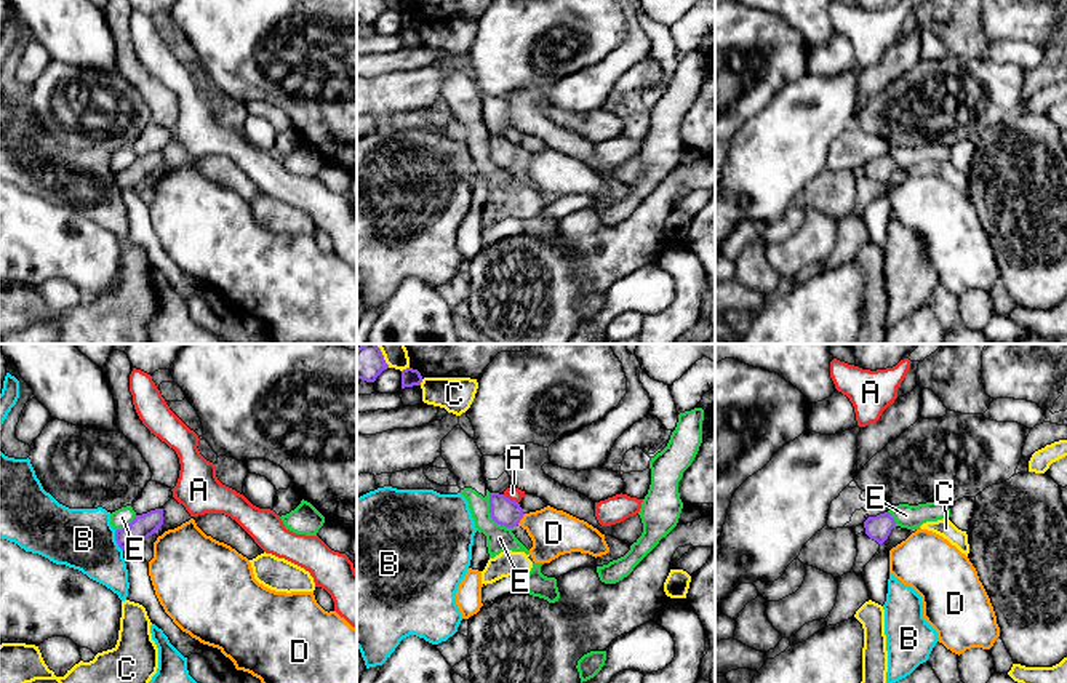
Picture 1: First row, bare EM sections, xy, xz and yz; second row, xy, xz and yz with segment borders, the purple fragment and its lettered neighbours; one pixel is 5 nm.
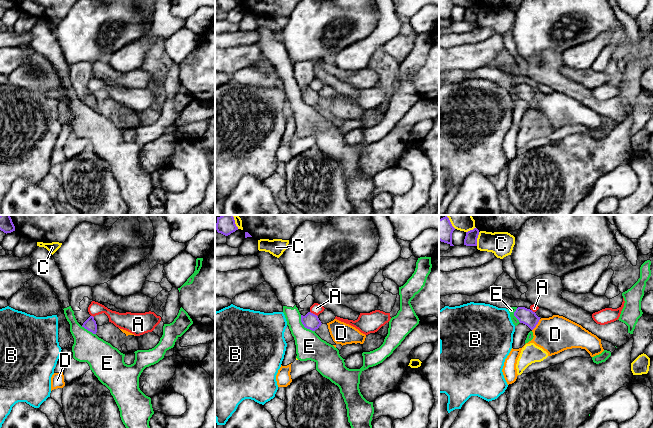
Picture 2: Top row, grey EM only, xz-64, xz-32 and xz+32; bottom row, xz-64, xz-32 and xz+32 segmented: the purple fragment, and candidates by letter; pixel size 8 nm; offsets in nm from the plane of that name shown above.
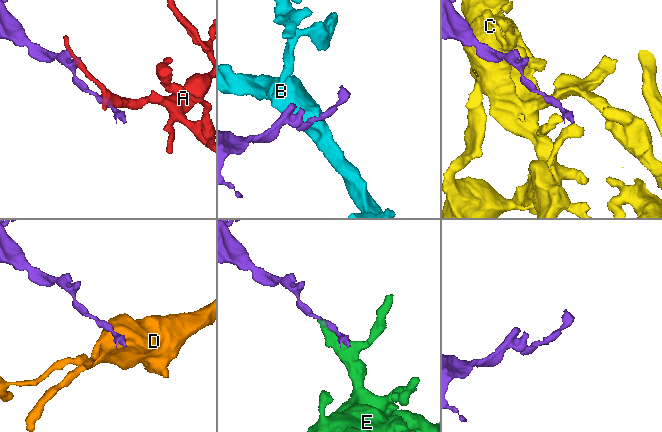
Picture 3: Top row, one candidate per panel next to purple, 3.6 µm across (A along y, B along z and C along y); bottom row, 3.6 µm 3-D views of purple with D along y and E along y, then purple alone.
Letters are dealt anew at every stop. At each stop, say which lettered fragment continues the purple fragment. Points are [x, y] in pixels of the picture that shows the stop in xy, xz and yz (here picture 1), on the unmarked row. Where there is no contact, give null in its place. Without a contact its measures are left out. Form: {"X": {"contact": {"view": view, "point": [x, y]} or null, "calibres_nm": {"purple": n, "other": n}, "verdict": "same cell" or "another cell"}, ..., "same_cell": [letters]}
{"A": {"contact": {"view": "xz", "point": [509, 141]}, "calibres_nm": {"purple": 140, "other": 70}, "verdict": "another cell"}, "B": {"contact": {"view": "xy", "point": [115, 181]}, "calibres_nm": {"purple": 120, "other": 300}, "verdict": "another cell"}, "C": {"contact": {"view": "xz", "point": [421, 23]}, "calibres_nm": {"purple": 90, "other": 180}, "verdict": "another cell"}, "D": {"contact": {"view": "xz", "point": [522, 159]}, "calibres_nm": {"purple": 140, "other": 240}, "verdict": "another cell"}, "E": {"contact": {"view": "xz", "point": [491, 157]}, "calibres_nm": {"purple": 140, "other": 130}, "verdict": "another cell"}, "same_cell": []}

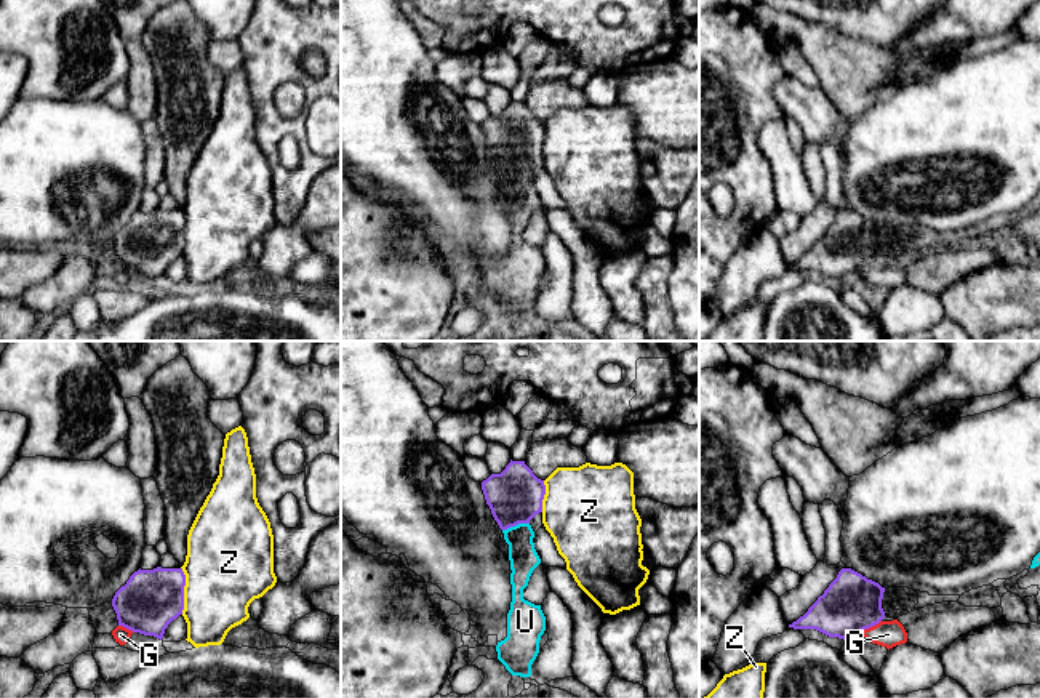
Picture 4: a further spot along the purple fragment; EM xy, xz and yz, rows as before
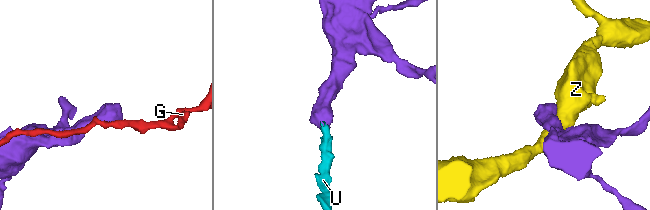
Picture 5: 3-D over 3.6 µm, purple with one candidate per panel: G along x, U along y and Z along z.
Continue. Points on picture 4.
{"G": {"contact": {"view": "yz", "point": [869, 268]}, "calibres_nm": {"purple": 280, "other": 130}, "verdict": "another cell"}, "U": {"contact": {"view": "xz", "point": [516, 165]}, "calibres_nm": {"purple": 280, "other": 140}, "verdict": "same cell"}, "Z": {"contact": {"view": "xy", "point": [183, 232]}, "calibres_nm": {"purple": 300, "other": 420}, "verdict": "another cell"}, "same_cell": ["U"]}

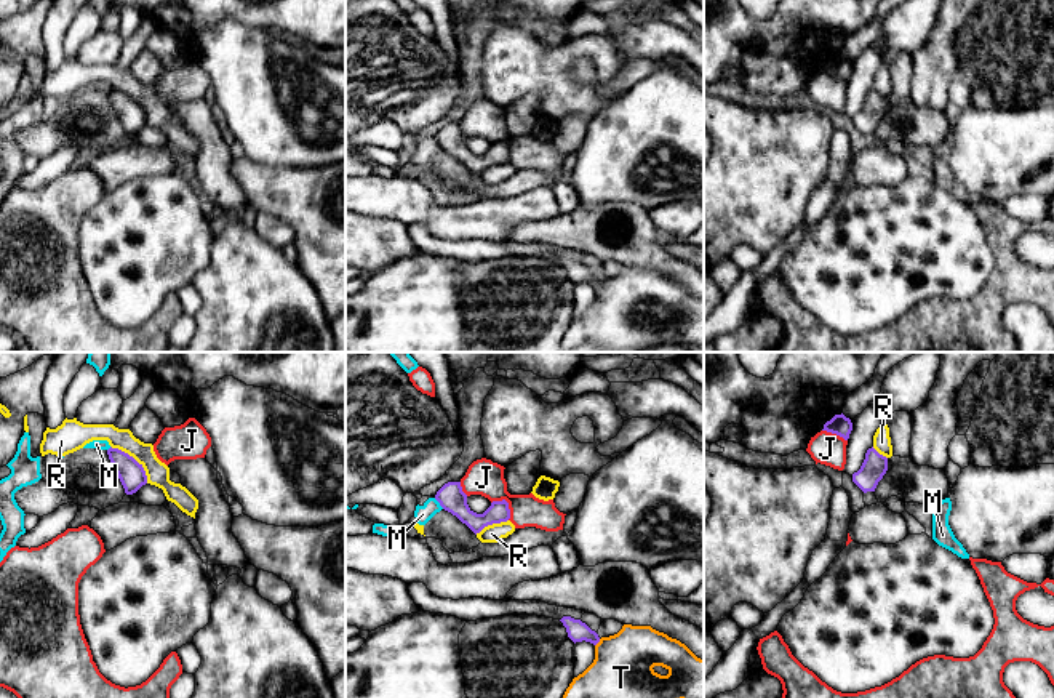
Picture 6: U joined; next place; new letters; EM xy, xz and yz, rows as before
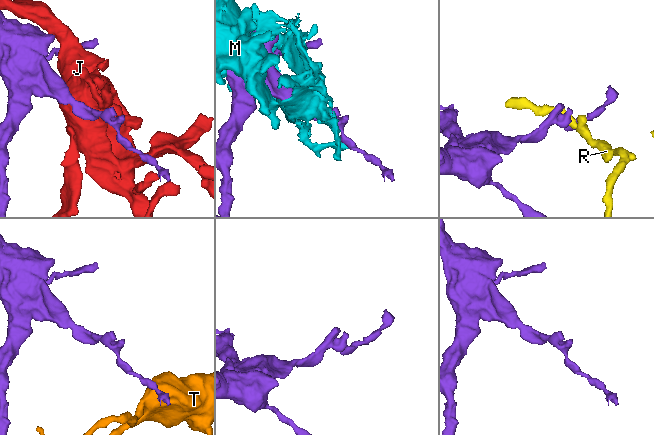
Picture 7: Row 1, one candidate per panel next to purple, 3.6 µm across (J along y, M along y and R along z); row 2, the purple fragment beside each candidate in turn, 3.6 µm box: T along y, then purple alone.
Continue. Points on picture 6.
{"J": {"contact": {"view": "xz", "point": [507, 146]}, "calibres_nm": {"purple": 100, "other": 180}, "verdict": "another cell"}, "M": {"contact": {"view": "xz", "point": [439, 143]}, "calibres_nm": {"purple": 140, "other": 90}, "verdict": "another cell"}, "R": {"contact": {"view": "xy", "point": [135, 101]}, "calibres_nm": {"purple": 140, "other": 120}, "verdict": "another cell"}, "T": {"contact": {"view": "xz", "point": [598, 282]}, "calibres_nm": {"purple": 110, "other": 340}, "verdict": "another cell"}, "same_cell": []}

